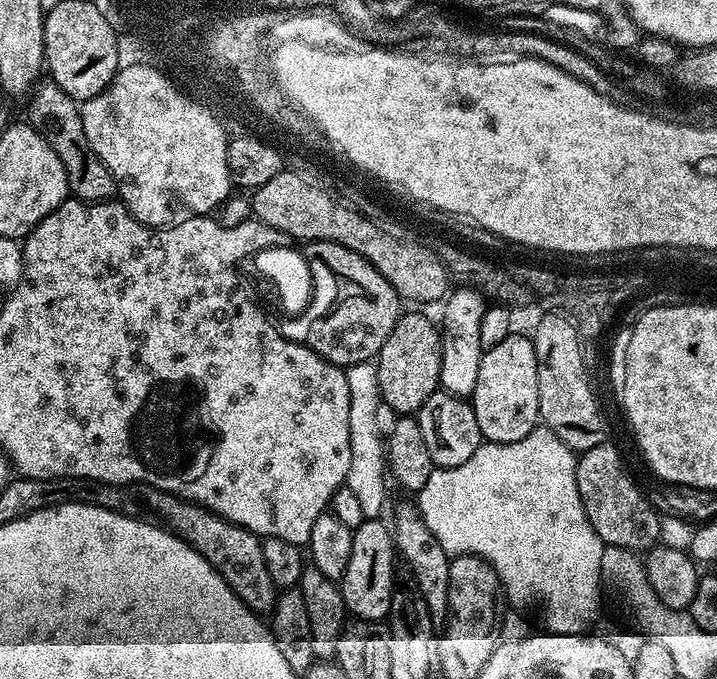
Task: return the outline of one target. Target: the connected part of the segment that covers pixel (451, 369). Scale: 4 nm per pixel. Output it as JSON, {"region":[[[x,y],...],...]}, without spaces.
{"region":[[[475,287],[460,288],[449,291],[443,301],[444,324],[442,323],[442,370],[440,371],[440,388],[452,392],[455,396],[471,397],[478,382],[478,366],[482,355],[479,340],[486,300]]]}

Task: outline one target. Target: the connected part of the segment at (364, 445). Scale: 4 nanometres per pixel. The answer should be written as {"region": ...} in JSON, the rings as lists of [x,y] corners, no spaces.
{"region":[[[375,363],[353,364],[347,369],[347,386],[350,387],[350,467],[345,487],[352,490],[361,505],[365,519],[379,519],[386,500],[386,448],[382,428],[378,424],[378,410],[382,408]]]}

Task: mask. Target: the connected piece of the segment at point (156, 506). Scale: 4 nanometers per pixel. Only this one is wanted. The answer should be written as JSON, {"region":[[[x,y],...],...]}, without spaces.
{"region":[[[145,487],[141,492],[144,492],[140,496],[141,502],[157,516],[155,519],[172,535],[188,543],[202,558],[206,558],[206,562],[214,566],[217,574],[232,587],[236,597],[247,608],[257,614],[271,613],[276,605],[278,590],[272,585],[270,574],[266,574],[266,562],[262,562],[261,537],[181,496],[150,487]]]}

